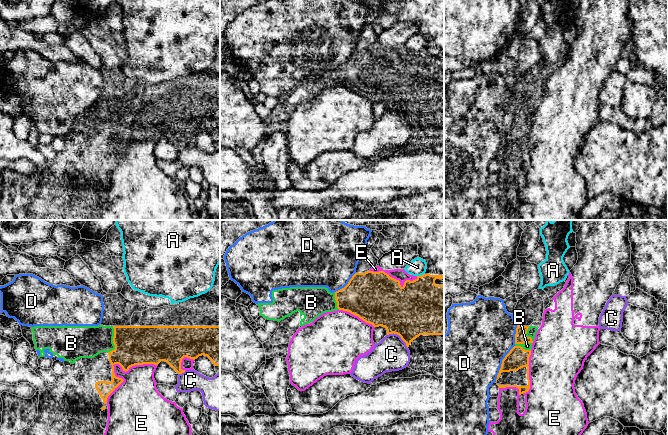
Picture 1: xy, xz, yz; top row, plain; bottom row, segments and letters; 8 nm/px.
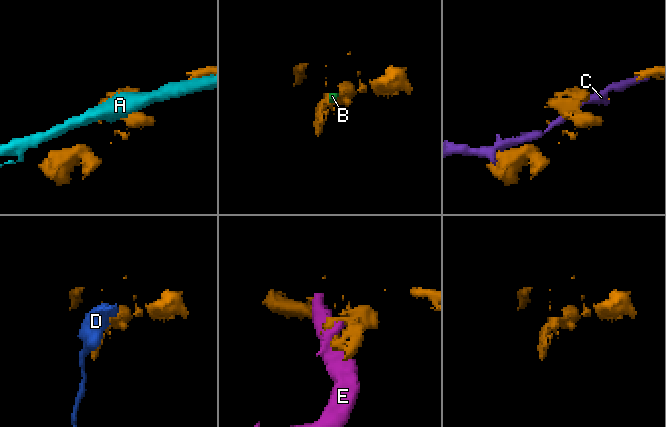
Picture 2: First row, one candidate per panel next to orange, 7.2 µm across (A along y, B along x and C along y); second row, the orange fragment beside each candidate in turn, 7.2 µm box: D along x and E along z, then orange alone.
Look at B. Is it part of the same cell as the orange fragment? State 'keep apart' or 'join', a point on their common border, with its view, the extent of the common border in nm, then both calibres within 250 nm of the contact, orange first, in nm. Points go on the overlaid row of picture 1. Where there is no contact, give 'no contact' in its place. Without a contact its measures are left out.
keep apart | yz (531, 342) | 200 nm | 100/60 nm

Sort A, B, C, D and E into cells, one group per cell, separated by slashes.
A / B D / C / E

